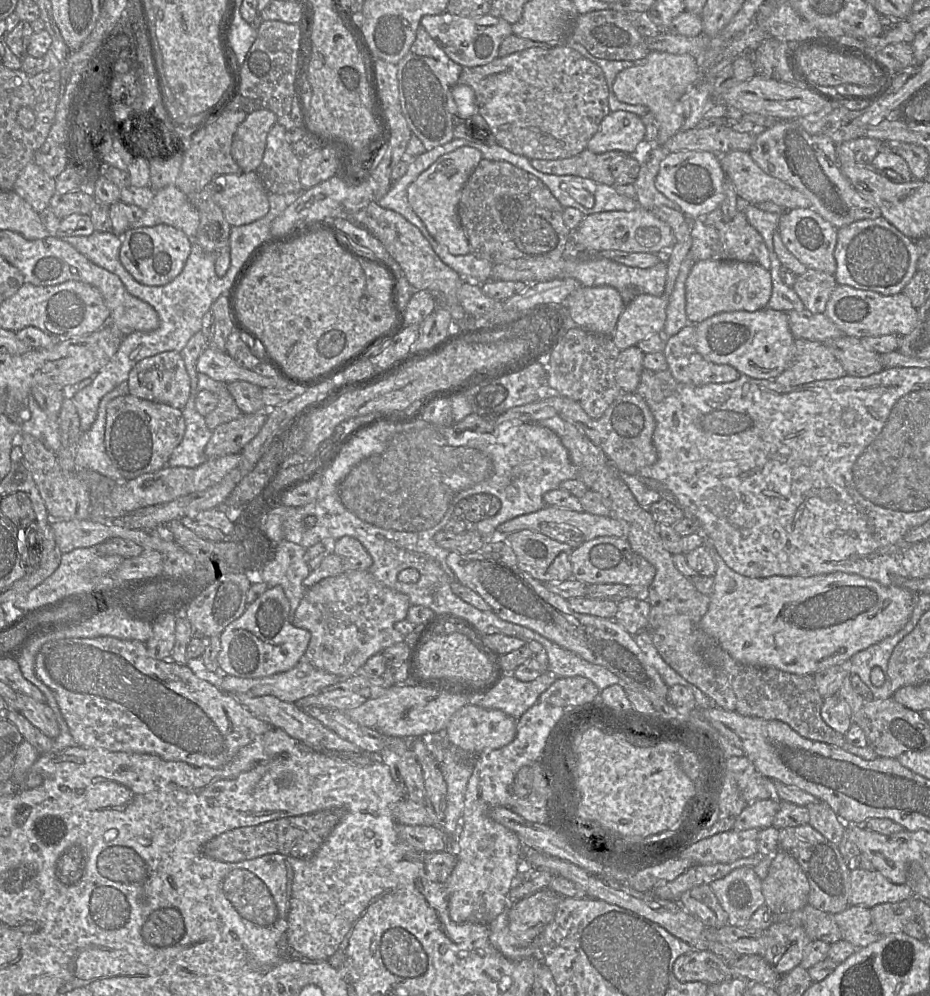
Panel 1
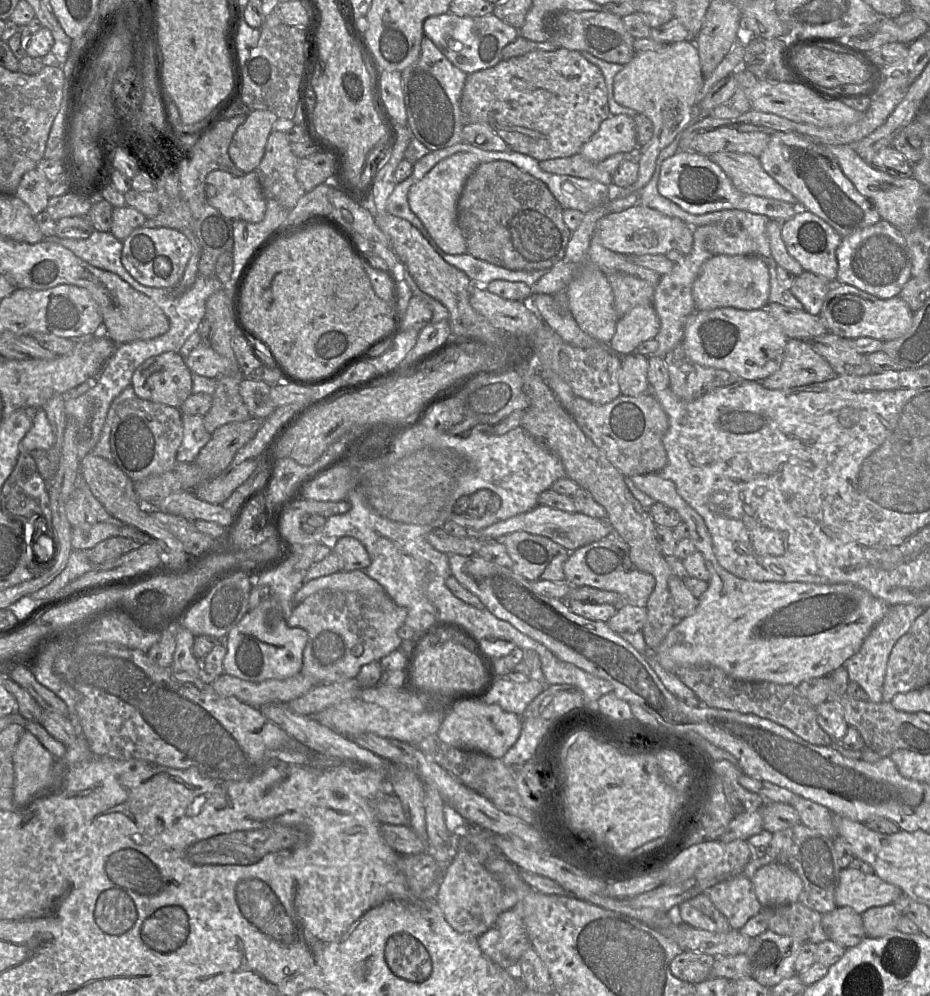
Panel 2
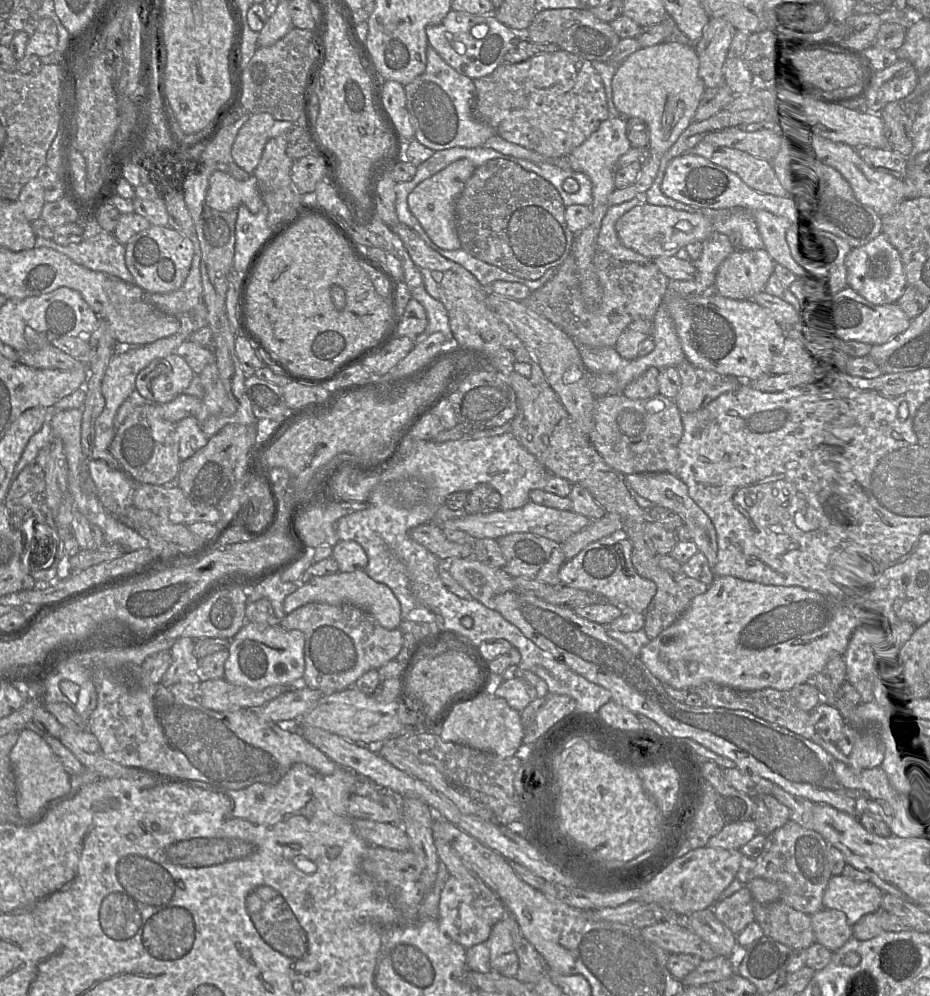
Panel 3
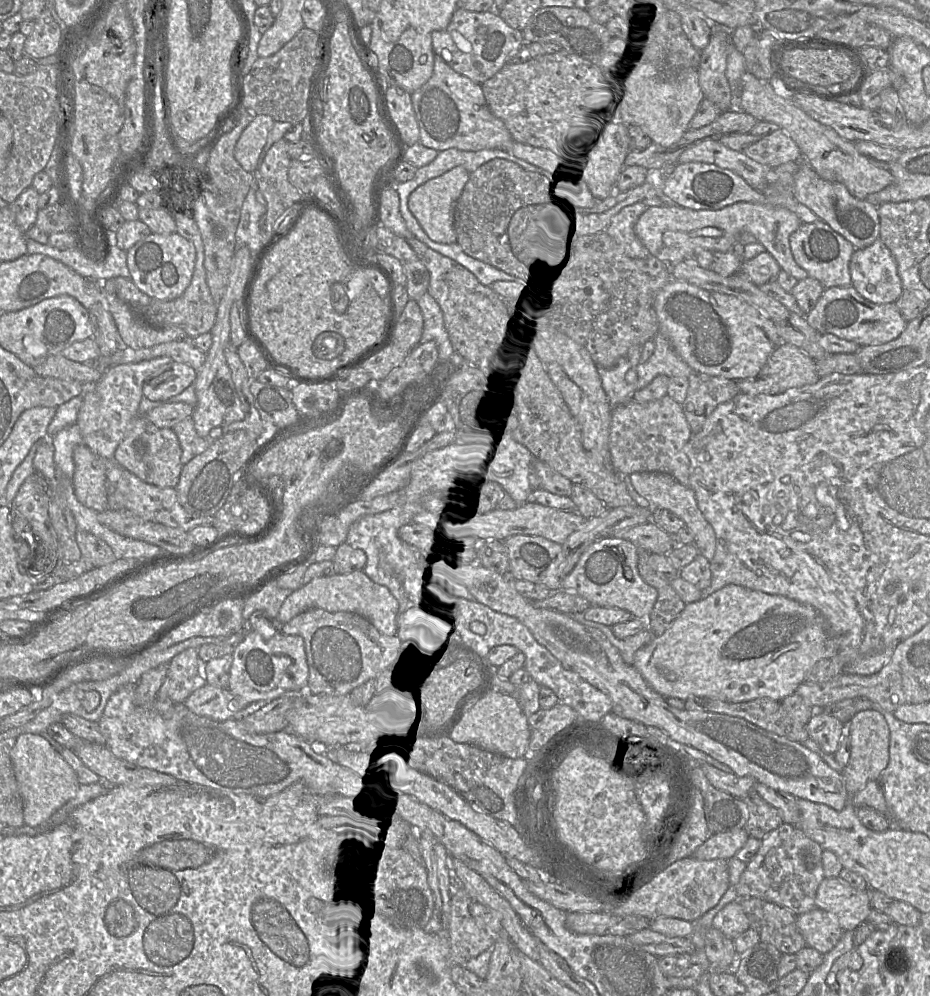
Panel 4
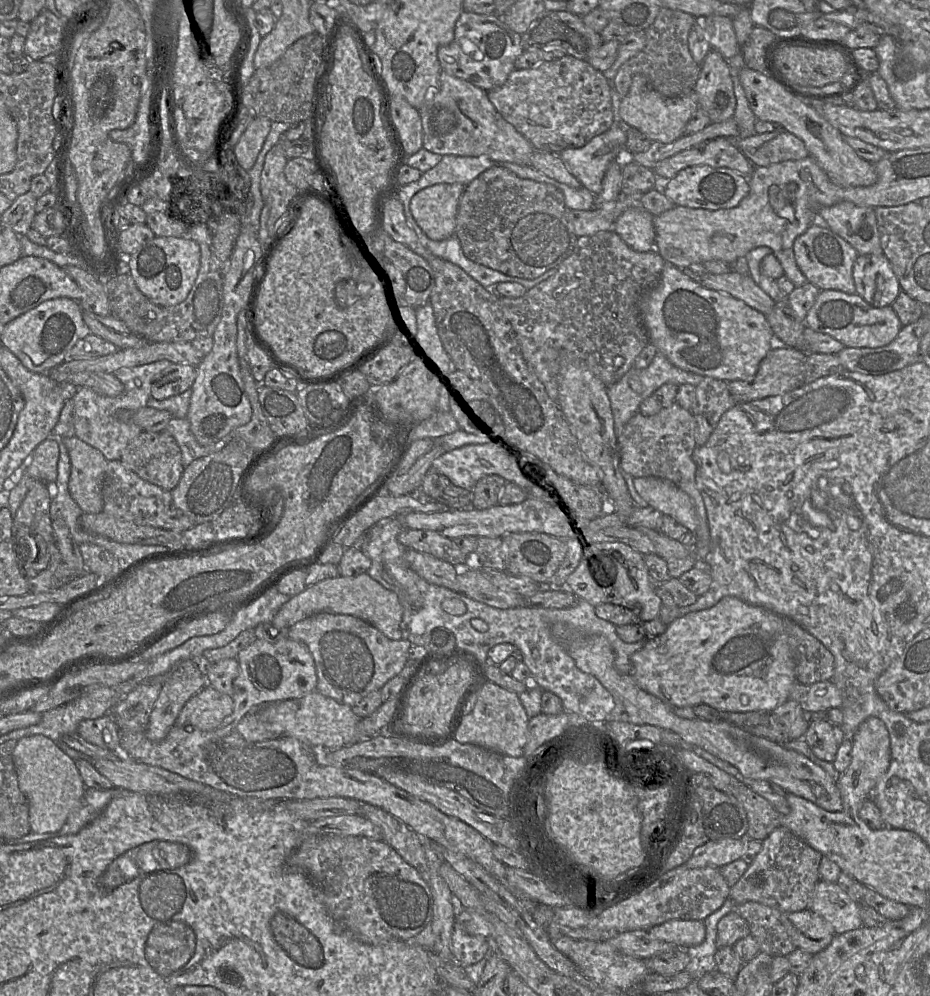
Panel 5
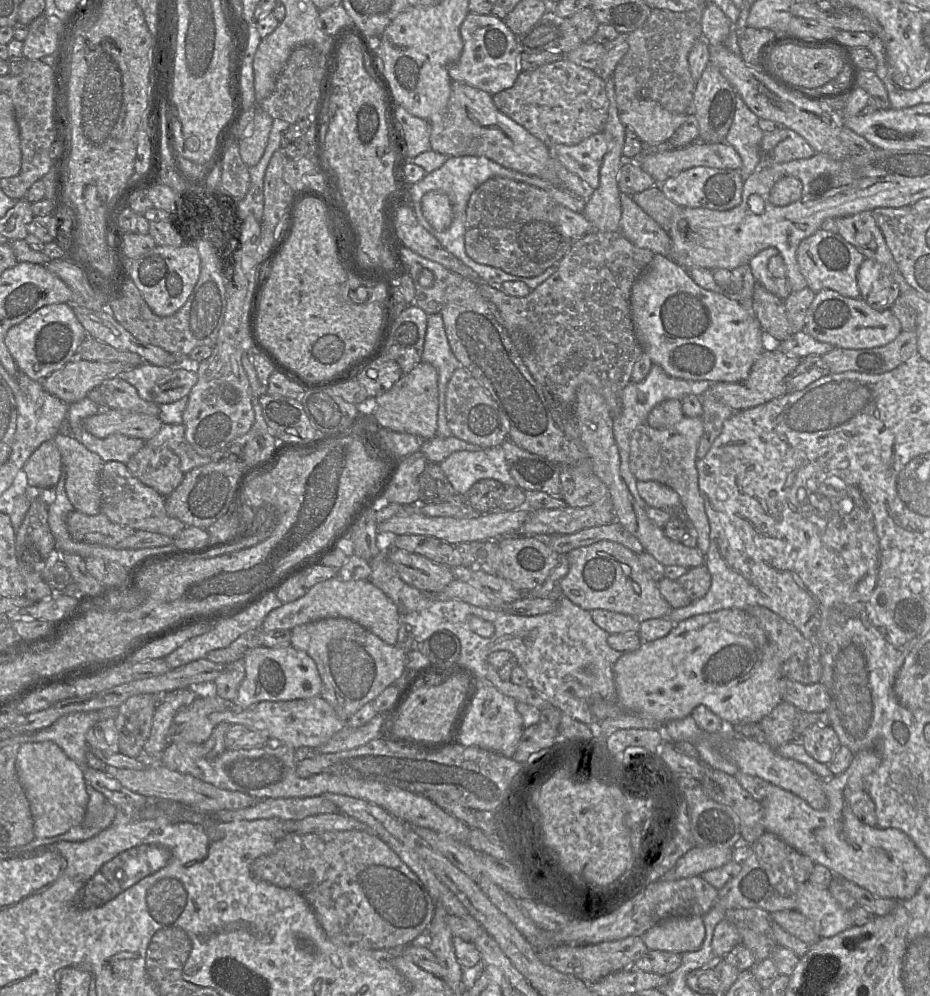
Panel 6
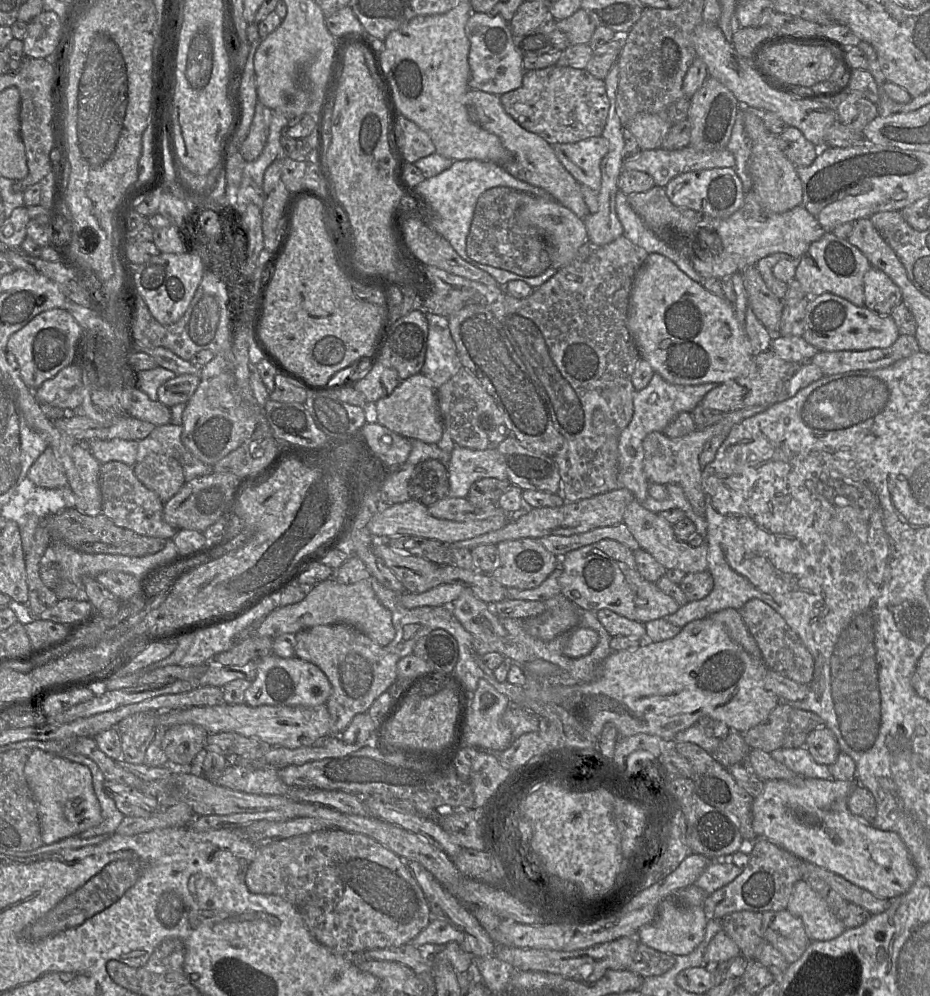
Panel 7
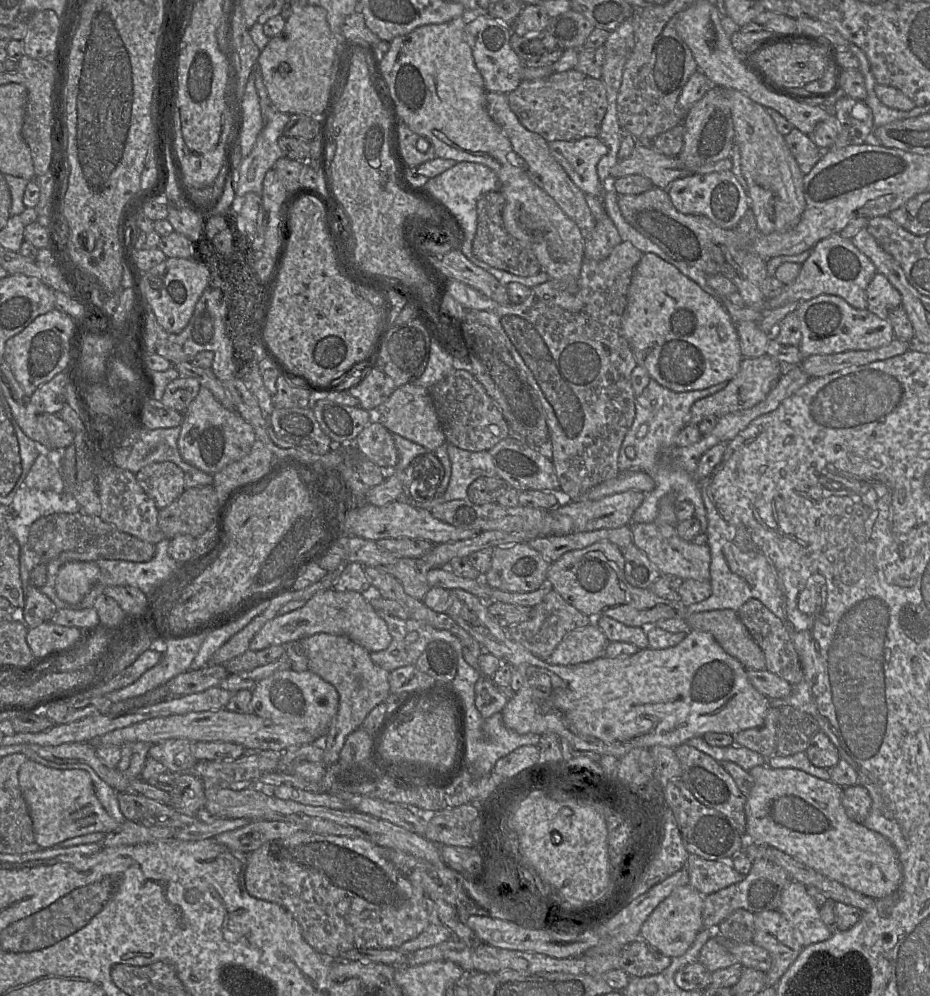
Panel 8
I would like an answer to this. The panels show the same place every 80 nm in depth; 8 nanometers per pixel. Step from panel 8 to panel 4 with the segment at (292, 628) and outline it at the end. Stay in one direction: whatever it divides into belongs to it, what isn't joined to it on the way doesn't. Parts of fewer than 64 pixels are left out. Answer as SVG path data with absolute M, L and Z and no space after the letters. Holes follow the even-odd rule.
M363 570L345 575L335 574L314 578L306 585L293 591L285 599L277 619L280 623L285 624L295 616L314 608L328 612L355 613L371 622L380 633L387 636L397 635L397 614L399 611L397 599L387 587L373 582Z

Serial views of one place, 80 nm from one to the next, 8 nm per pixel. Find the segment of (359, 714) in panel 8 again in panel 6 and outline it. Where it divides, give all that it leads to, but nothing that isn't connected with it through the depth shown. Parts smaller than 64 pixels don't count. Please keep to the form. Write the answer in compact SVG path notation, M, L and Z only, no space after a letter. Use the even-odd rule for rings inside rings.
M326 618L302 624L294 627L290 633L291 646L307 653L316 663L322 680L320 696L344 722L347 722L362 706L374 701L380 693L401 676L405 669L406 652L402 648L386 644L358 623L346 618Z

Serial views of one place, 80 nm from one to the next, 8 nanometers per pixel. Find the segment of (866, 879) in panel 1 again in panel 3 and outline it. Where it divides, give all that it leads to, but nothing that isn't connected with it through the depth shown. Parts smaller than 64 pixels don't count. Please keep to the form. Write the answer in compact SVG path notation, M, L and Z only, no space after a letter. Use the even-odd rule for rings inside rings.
M841 874L829 880L823 906L844 912L849 925L853 926L863 915L881 909L883 895L871 881L855 881Z

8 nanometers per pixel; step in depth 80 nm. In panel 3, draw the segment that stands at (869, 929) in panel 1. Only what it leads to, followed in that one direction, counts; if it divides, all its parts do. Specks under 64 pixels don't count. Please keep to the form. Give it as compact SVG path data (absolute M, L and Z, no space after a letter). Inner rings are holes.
M824 908L812 914L811 925L816 942L832 952L840 949L852 937L852 926L845 913L839 910Z

